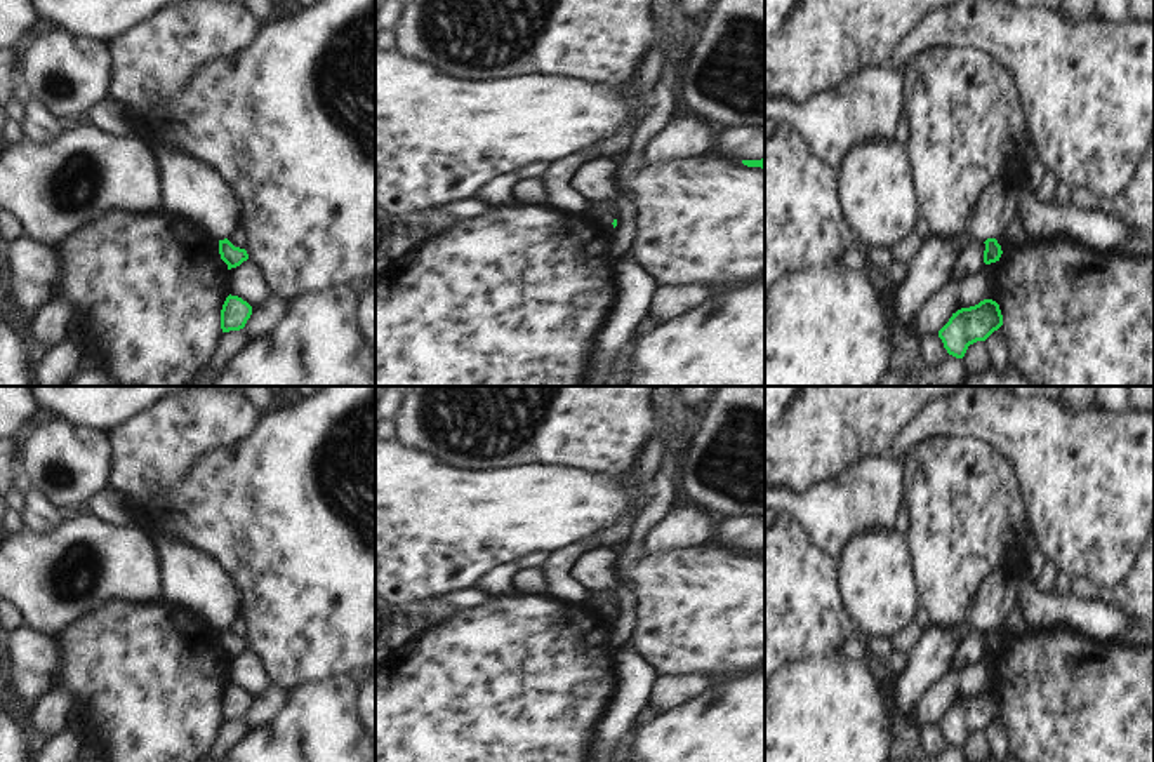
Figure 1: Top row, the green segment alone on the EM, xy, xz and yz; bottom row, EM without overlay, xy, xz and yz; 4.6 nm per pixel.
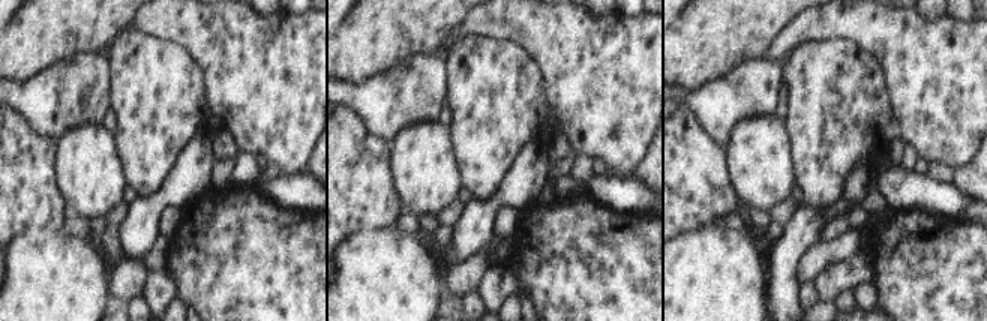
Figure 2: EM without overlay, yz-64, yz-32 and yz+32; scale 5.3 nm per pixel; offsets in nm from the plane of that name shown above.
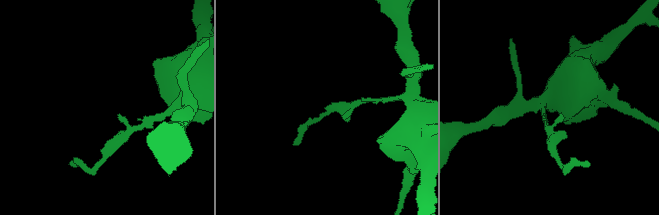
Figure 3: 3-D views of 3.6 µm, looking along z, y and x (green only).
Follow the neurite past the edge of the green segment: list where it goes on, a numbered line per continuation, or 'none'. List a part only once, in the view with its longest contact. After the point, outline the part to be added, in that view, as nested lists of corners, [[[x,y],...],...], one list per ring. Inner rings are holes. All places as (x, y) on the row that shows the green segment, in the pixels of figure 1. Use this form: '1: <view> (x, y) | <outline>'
none

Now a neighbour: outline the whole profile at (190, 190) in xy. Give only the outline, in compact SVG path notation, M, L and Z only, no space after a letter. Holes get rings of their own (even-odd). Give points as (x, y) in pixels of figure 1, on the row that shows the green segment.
M160 148L155 158L167 216L184 219L217 240L240 226L238 202L212 169L170 148Z

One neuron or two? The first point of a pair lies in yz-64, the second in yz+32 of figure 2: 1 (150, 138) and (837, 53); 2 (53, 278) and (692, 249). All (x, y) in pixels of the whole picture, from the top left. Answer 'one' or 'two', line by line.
1: one
2: one

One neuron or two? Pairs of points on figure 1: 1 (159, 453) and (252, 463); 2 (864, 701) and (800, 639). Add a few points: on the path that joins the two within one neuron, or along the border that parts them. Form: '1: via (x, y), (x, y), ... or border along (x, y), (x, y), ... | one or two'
1: border along (238, 442), (197, 458), (174, 489) | two
2: border along (835, 651), (824, 656), (795, 660), (782, 668) | two

